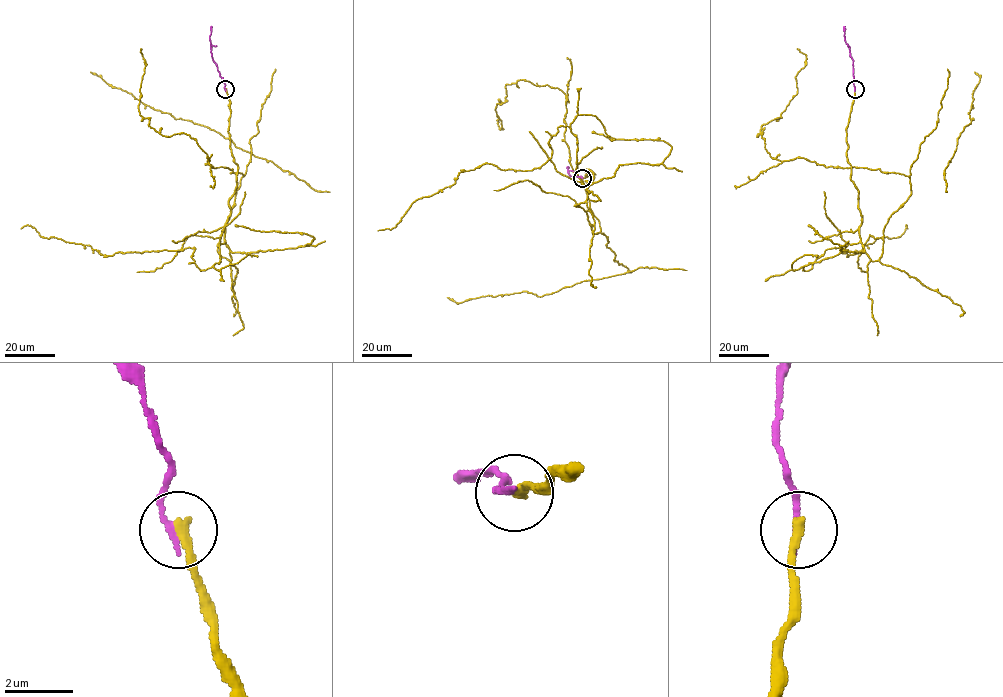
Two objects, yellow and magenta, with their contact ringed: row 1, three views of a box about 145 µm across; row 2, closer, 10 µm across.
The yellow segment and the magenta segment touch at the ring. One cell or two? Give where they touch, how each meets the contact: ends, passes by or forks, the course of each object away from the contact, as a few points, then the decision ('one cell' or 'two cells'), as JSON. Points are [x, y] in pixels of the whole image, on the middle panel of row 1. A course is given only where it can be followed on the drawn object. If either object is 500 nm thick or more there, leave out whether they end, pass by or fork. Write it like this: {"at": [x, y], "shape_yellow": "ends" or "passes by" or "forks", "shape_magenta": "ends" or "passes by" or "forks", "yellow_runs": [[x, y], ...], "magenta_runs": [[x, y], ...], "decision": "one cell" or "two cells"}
{"at": [582, 178], "shape_yellow": "ends", "shape_magenta": "ends", "yellow_runs": [[583, 178], [595, 174], [574, 206], [597, 233], [557, 88], [507, 84], [501, 129], [497, 120]], "magenta_runs": [[582, 178], [570, 175], [566, 168], [569, 168]], "decision": "two cells"}

